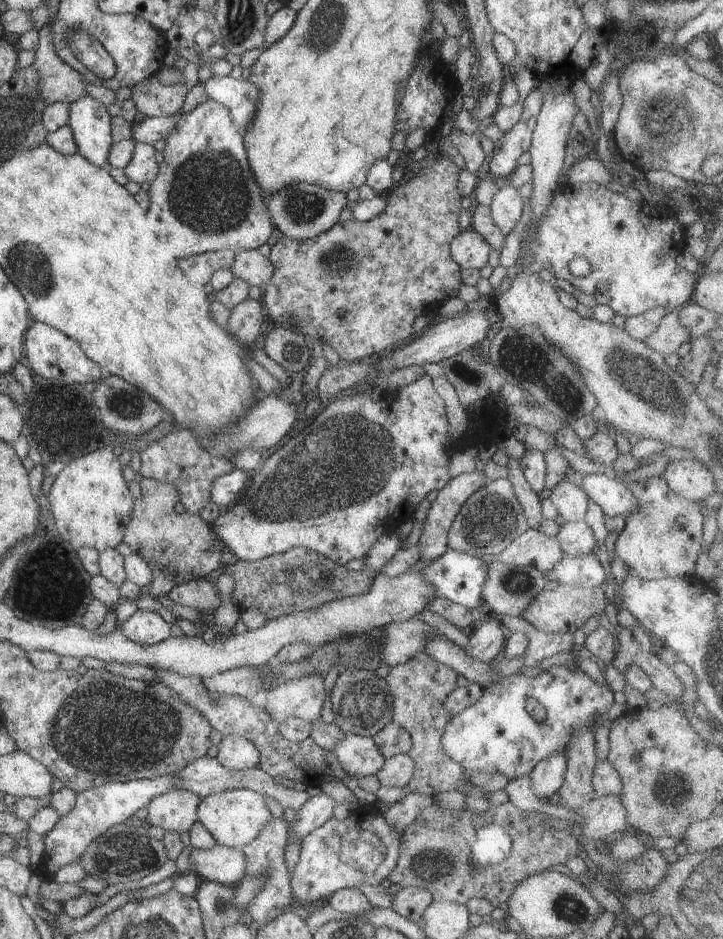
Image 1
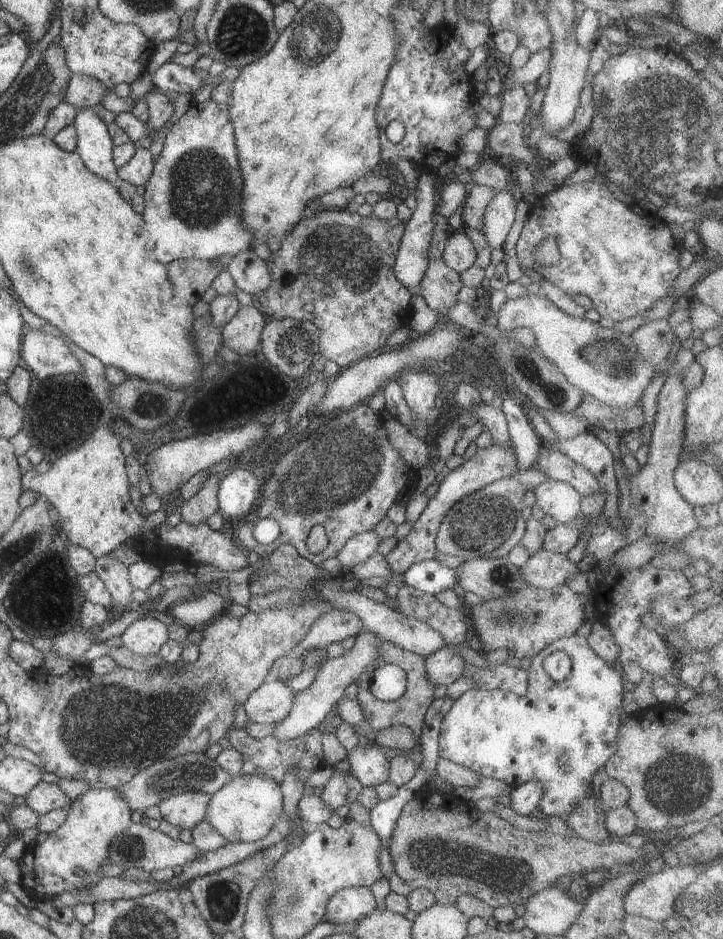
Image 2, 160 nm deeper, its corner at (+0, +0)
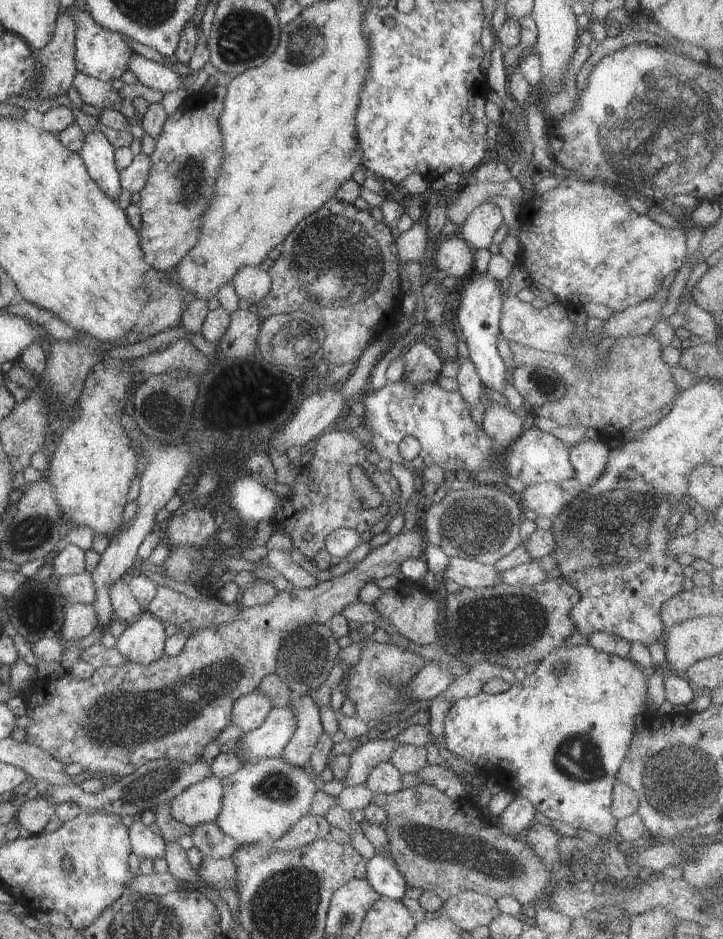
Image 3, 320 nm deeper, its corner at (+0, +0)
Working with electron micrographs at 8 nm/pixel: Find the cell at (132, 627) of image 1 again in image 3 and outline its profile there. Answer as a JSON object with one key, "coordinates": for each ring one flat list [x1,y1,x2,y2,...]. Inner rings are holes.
{"coordinates":[[143,612,136,622,127,626,116,642,116,649,129,662,148,665,165,652,166,625,156,616]]}

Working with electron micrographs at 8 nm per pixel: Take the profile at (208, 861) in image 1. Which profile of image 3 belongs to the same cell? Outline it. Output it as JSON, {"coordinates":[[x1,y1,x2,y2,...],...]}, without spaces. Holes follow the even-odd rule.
{"coordinates":[[140,820,134,822,129,828,129,840,131,846,131,852,140,857,151,859,154,862,155,859,164,858,168,844,166,840,159,834,156,834,150,830,148,826,145,826]]}

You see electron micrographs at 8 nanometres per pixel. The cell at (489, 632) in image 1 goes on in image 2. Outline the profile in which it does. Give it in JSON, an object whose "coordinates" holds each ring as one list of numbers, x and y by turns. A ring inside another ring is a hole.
{"coordinates":[[447,644,445,648,426,657,426,676,432,686,449,686,456,682,464,674,466,661,459,652,455,652,455,646]]}

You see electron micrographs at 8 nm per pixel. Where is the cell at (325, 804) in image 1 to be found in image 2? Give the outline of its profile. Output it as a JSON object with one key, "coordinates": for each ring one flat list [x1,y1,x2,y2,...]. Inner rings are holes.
{"coordinates":[[335,772,328,784,324,786,323,793,320,796,326,806,330,806,333,811,340,806,350,805,358,799,363,785,347,772]]}

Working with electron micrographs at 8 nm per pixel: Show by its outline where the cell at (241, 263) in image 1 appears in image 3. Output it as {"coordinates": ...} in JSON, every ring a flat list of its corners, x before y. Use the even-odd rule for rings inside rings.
{"coordinates":[[258,266,238,268,231,284,238,299,245,300,253,308,270,293,269,272,264,272]]}

